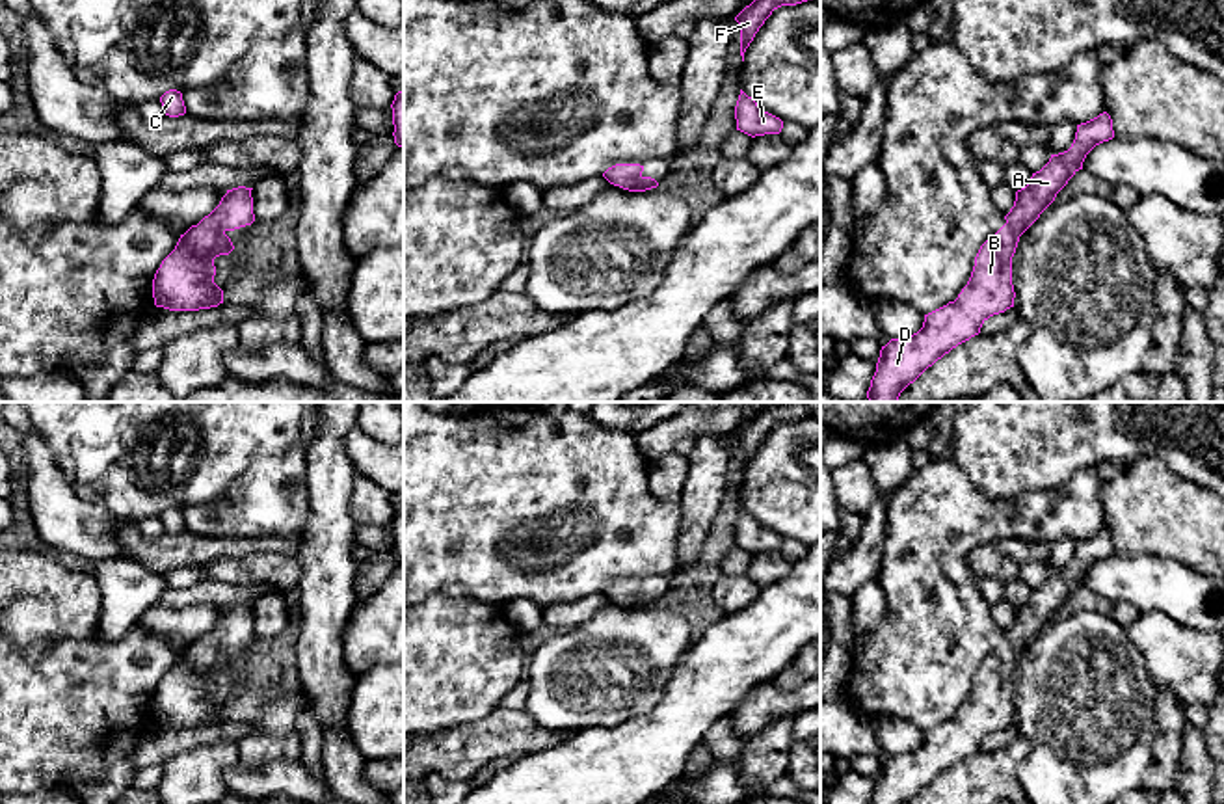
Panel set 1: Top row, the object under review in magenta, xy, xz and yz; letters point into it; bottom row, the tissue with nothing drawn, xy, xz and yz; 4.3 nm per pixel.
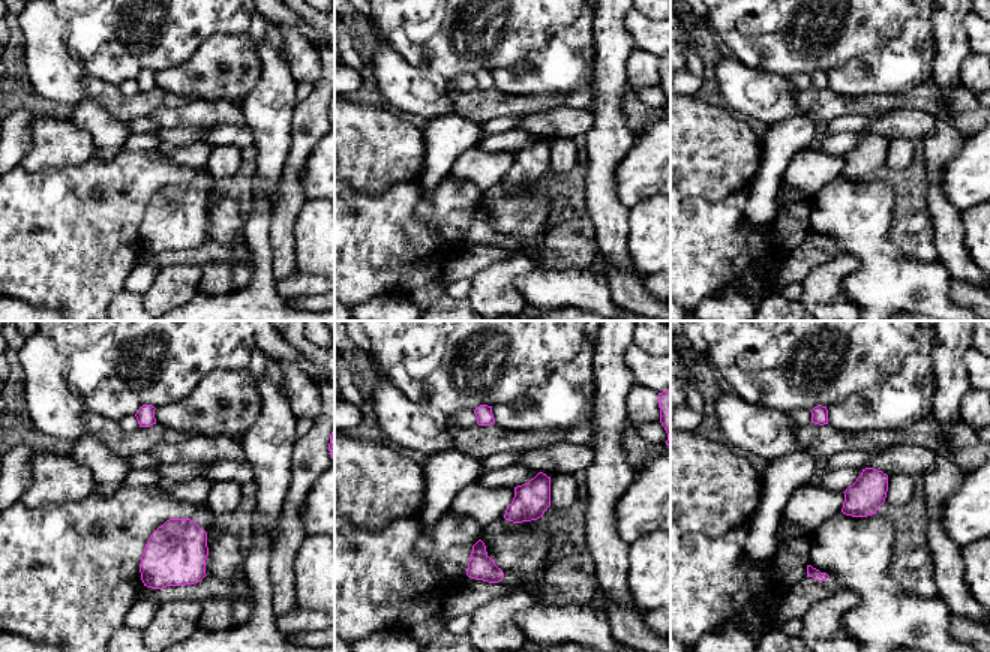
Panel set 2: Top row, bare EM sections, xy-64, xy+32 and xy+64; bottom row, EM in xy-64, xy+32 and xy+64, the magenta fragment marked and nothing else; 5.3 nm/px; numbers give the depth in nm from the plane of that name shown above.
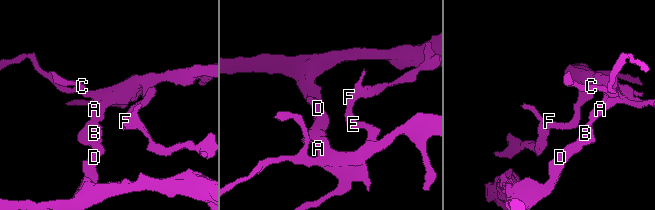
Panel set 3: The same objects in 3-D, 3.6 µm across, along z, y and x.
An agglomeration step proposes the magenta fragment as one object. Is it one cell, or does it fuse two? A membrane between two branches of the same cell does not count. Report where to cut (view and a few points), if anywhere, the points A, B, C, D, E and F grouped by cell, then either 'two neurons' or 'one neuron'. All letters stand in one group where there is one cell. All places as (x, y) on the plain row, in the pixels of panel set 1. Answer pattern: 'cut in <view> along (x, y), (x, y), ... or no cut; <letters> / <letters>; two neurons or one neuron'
no cut; A B C D E F; one neuron

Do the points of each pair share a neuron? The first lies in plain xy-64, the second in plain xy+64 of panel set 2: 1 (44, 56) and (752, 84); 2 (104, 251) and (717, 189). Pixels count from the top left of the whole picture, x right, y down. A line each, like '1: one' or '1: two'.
1: one
2: two

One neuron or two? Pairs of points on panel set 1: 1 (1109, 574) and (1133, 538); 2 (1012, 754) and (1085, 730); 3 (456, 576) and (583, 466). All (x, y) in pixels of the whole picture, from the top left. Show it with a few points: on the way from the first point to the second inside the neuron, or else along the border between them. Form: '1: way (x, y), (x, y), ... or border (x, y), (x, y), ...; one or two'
1: border (1115, 551), (1126, 557), (1156, 555), (1165, 559); two
2: border (1024, 736), (1029, 754), (1018, 767), (1018, 784); two
3: way (488, 544), (525, 507), (542, 507), (551, 497); one

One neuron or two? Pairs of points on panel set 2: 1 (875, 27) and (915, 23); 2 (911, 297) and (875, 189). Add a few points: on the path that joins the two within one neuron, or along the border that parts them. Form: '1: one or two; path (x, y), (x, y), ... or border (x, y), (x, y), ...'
1: two; border (912, 15), (894, 35), (876, 47)
2: one; path (884, 270), (875, 252), (875, 216)

